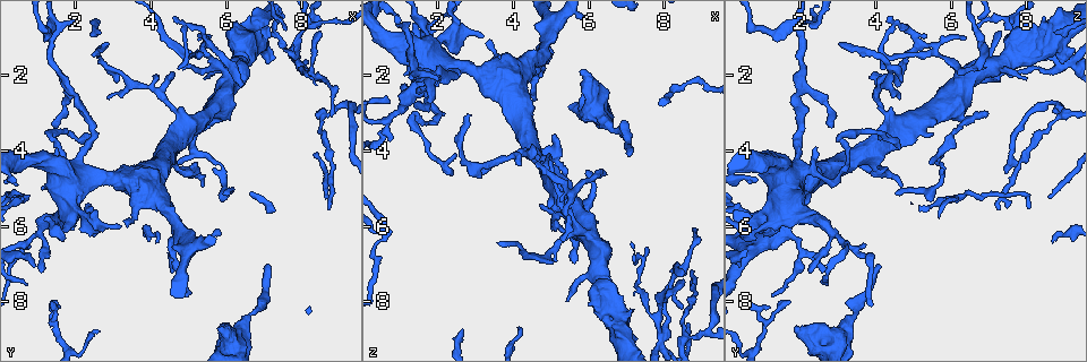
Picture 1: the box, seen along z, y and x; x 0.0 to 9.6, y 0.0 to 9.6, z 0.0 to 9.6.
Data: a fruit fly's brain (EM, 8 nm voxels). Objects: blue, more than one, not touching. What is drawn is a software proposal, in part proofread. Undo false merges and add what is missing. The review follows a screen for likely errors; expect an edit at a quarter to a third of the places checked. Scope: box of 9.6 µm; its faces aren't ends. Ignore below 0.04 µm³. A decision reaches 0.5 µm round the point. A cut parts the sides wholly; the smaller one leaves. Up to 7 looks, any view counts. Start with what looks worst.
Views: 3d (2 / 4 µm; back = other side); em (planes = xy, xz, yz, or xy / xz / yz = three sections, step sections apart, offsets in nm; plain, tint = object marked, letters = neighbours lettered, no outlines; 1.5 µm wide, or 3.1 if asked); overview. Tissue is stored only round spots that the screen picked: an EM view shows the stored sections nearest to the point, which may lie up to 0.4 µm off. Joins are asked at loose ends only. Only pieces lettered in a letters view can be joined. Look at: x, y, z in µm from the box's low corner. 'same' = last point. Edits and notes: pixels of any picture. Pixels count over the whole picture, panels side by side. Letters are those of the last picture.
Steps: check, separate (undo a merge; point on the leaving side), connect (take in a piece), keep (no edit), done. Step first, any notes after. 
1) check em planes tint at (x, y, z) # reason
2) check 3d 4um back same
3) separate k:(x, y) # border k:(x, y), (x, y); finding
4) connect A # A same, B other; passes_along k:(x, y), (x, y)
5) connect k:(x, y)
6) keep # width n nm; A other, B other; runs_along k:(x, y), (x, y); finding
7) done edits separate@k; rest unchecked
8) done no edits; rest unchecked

check 3d 4um at (7.05, 7.05, 4.10) # thin end

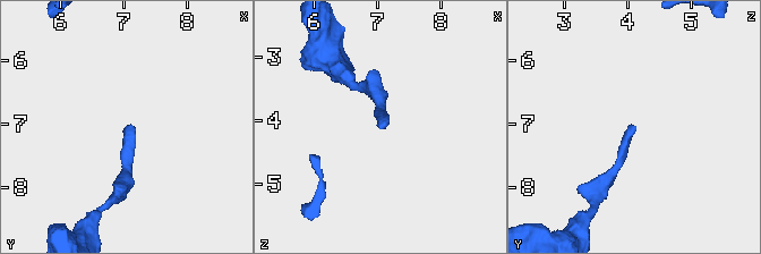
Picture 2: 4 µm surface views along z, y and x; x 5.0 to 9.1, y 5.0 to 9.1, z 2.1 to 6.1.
check em planes letters at (7.00, 7.05, 4.20)

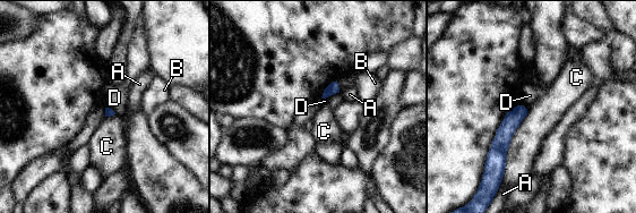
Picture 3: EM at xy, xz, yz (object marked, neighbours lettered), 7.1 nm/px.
keep # longest_contact C 550 nm; A other, B other, C other, D other; none of them fits

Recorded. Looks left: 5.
check em planes letters at (2.90, 2.60, 4.65)

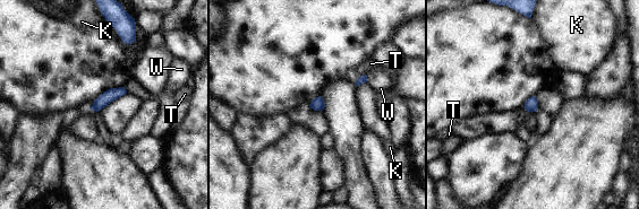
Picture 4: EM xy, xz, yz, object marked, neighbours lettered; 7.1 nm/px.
keep # K other, T other, W other; border 4:(365, 73), (355, 84); no lettered piece goes on from it

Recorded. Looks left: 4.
check em xz step 4 letters at (5.95, 8.60, 2.45) # stops while still wide

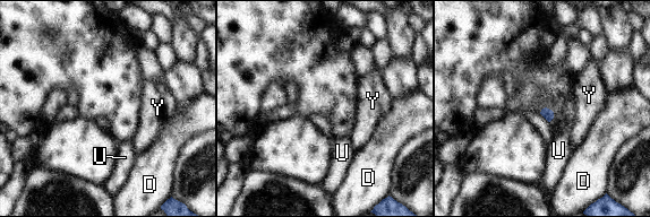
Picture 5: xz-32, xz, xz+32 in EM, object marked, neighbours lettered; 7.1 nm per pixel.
check em planes letters same # another direction

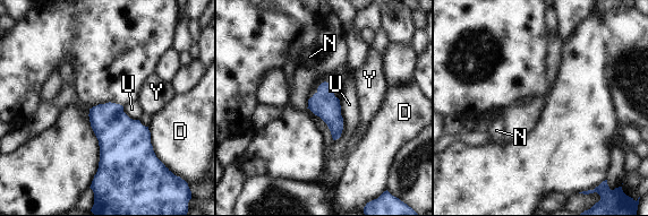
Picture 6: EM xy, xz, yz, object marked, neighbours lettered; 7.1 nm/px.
keep # D other, N other, U other, Y other; border 6:(339, 103), (342, 132), (333, 140); no lettered piece goes on from it

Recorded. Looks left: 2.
done no edits; rest unchecked

